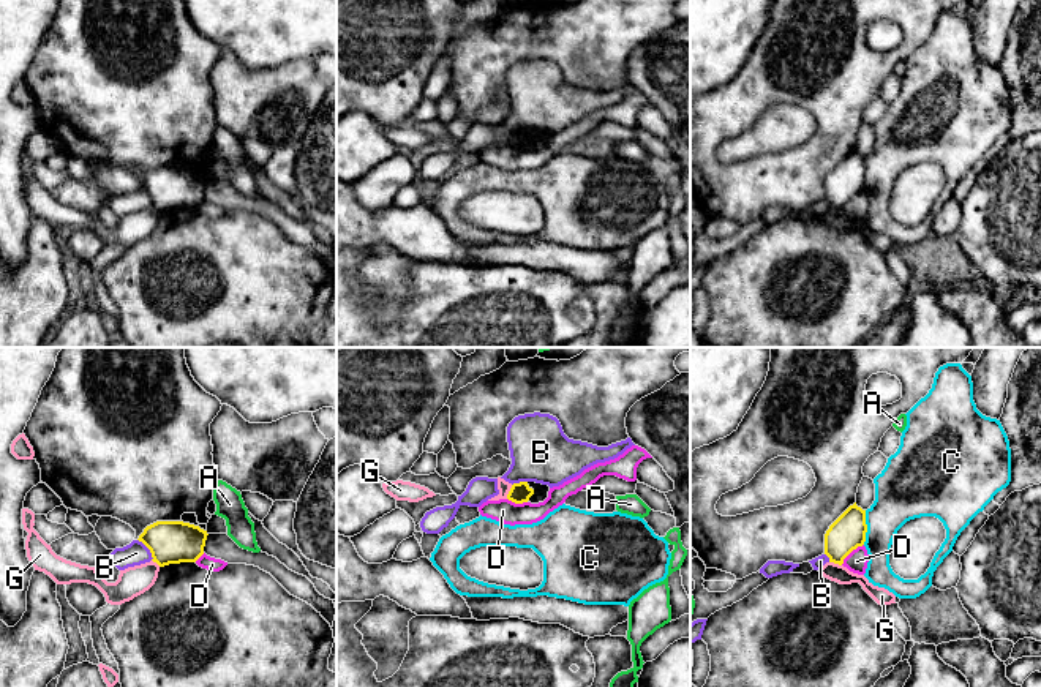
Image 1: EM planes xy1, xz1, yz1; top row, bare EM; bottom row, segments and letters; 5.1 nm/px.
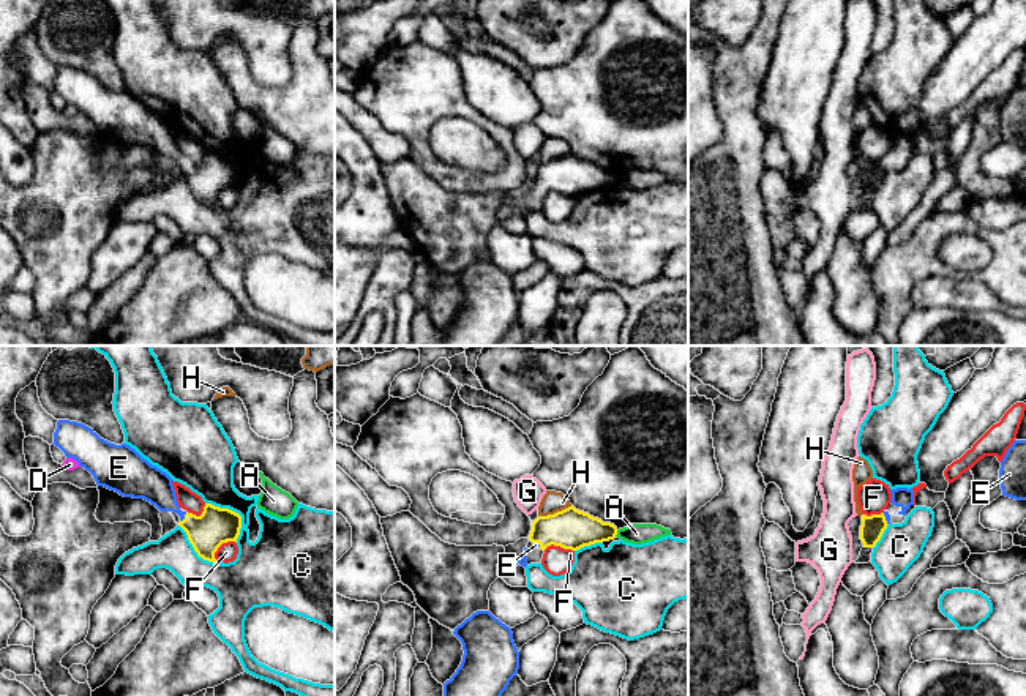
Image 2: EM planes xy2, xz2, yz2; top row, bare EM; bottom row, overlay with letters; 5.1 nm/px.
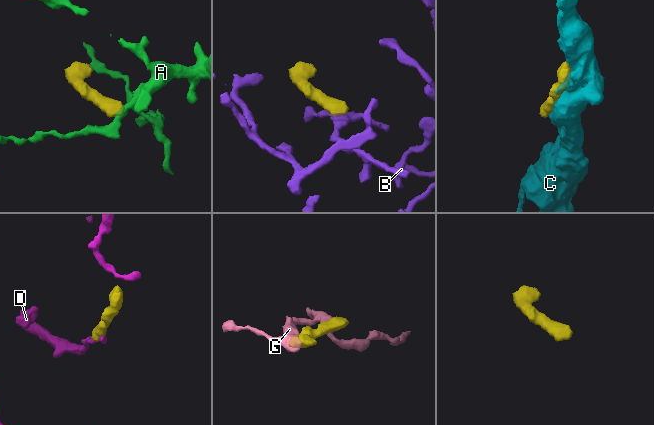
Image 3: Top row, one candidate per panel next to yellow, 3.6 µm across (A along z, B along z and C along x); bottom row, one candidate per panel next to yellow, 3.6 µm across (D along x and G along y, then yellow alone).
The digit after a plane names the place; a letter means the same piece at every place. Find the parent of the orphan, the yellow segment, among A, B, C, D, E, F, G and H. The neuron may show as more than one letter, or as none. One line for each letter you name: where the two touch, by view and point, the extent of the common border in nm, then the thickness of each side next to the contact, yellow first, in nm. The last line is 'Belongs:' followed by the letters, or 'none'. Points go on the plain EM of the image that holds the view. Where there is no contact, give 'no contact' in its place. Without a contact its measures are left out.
E: xy2 (185, 164) | 60 nm | 190/180 nm
Belongs: E

